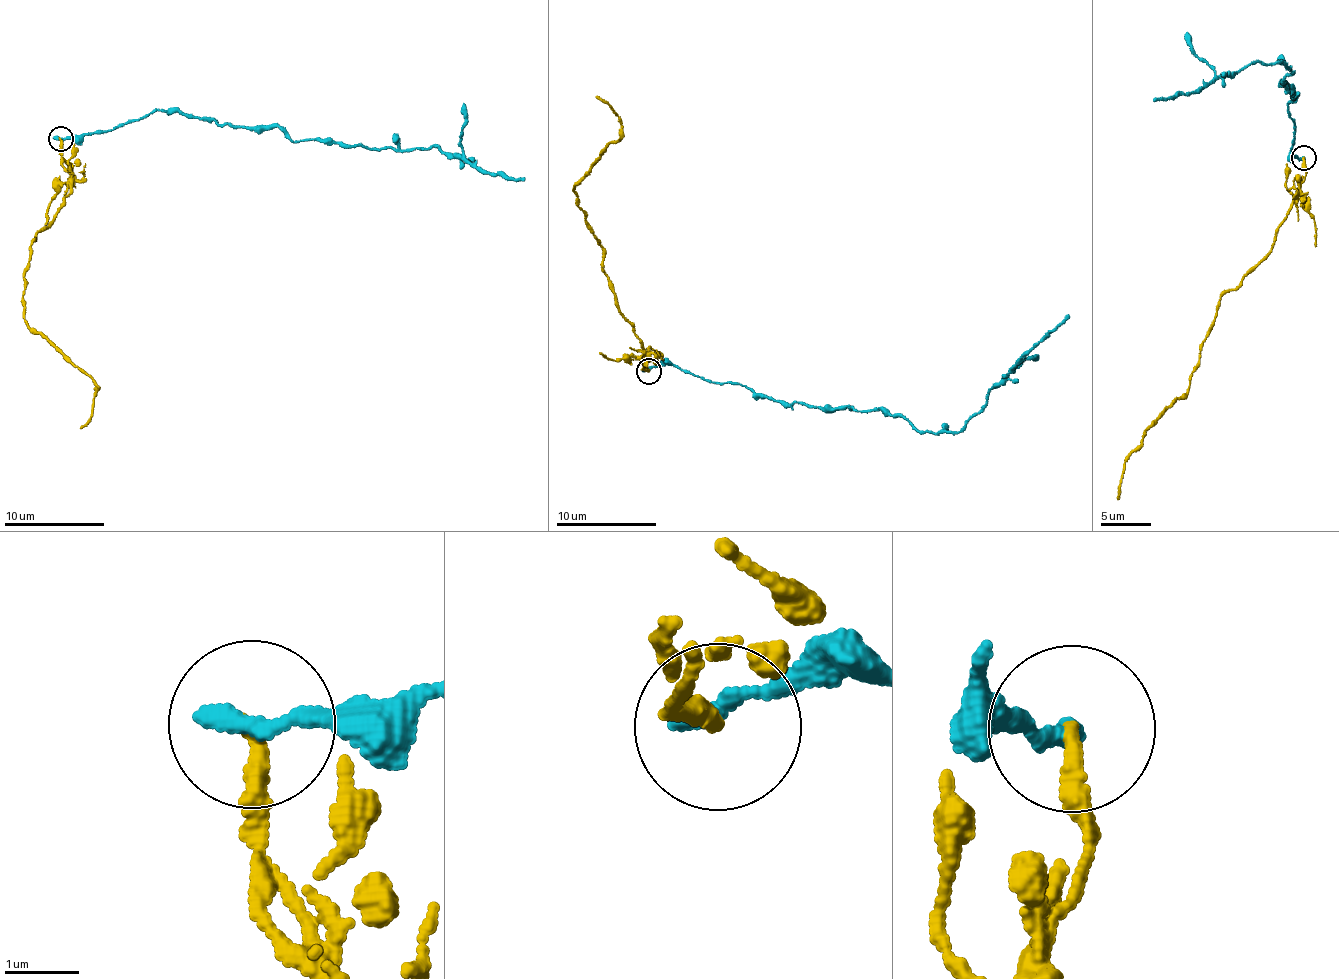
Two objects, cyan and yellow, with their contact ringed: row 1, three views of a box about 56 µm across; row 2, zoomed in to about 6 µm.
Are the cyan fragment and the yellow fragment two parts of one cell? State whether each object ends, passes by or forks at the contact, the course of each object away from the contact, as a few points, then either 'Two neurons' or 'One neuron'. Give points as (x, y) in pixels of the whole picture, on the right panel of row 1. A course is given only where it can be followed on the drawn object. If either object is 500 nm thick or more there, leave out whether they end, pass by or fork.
At the ring cyan ends. At the ring yellow ends. Course of cyan: (1301, 157), (1290, 152), (1296, 97), (1279, 80), (1293, 72), (1281, 61), (1154, 99). Course of yellow: (1304, 157), (1306, 176), (1292, 209), (1269, 250), (1221, 297), (1186, 393), (1148, 428), (1124, 464), (1118, 499). Two neurons

